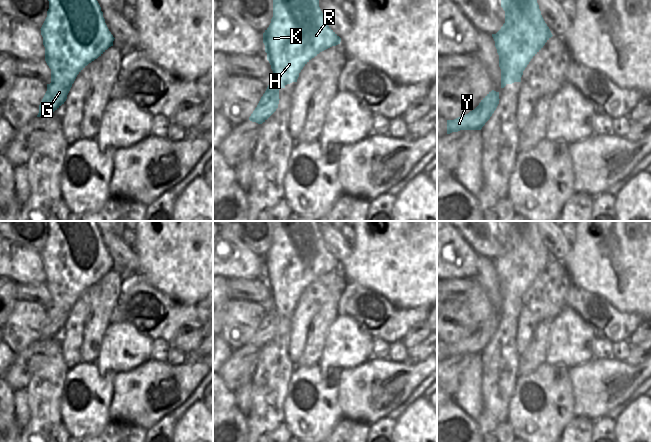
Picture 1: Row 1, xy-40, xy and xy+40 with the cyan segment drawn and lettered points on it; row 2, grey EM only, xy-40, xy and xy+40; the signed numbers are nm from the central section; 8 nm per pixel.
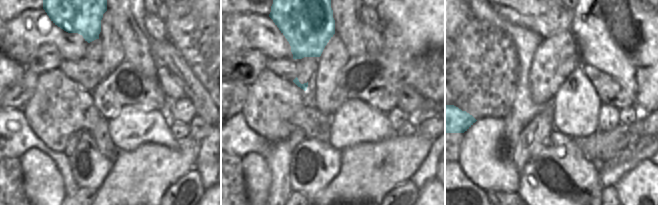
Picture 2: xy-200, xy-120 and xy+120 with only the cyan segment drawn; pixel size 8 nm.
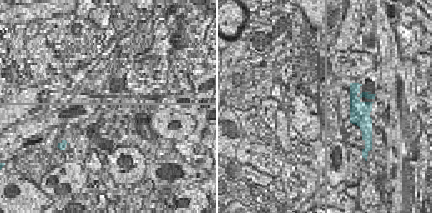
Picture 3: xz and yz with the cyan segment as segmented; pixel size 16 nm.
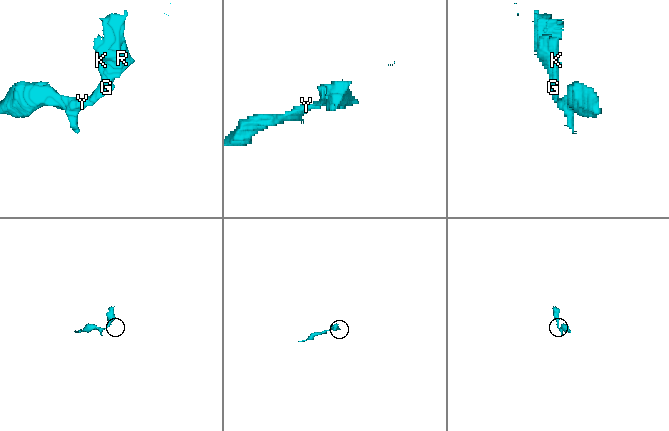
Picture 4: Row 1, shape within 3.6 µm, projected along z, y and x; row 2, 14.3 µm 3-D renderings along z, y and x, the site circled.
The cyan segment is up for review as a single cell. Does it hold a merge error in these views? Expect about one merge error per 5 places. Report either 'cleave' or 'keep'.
cleave

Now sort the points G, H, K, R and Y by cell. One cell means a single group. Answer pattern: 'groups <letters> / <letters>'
groups G Y / H K R

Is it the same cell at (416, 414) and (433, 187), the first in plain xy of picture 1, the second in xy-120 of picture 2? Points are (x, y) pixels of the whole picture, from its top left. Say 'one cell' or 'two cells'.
one cell

